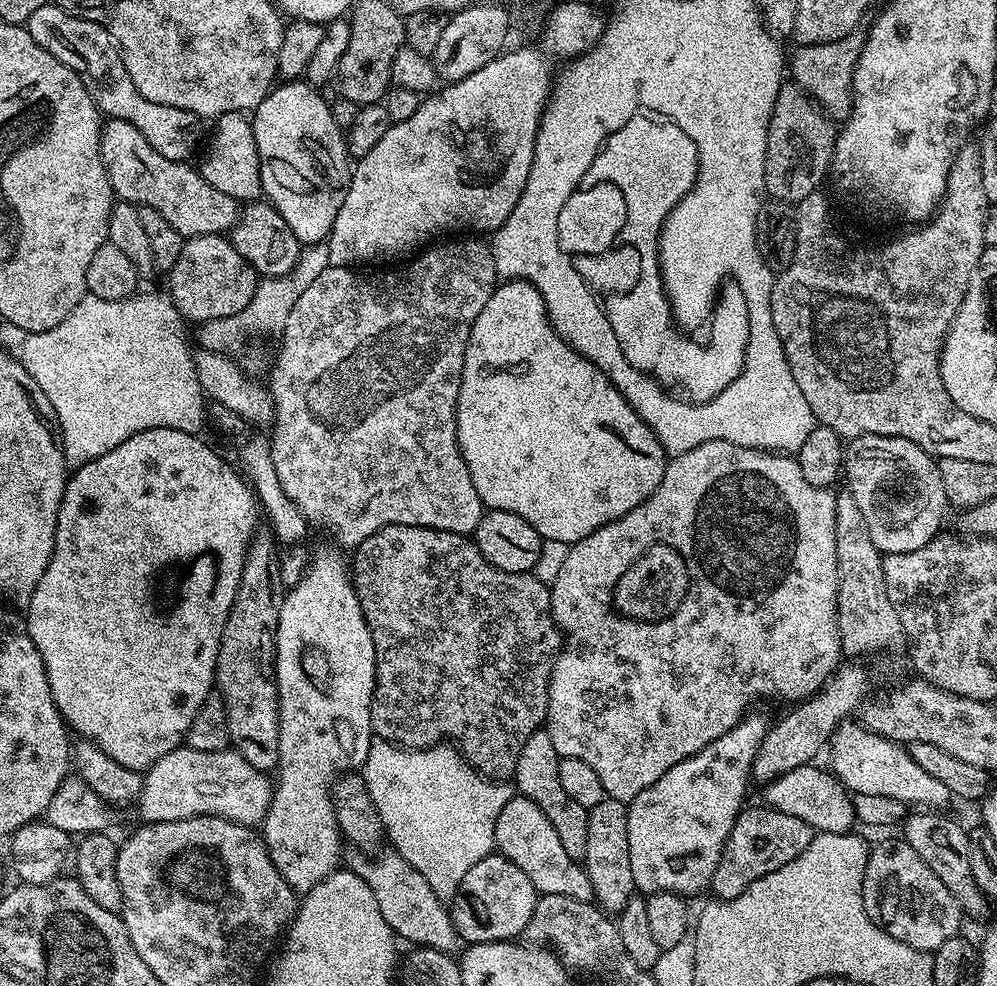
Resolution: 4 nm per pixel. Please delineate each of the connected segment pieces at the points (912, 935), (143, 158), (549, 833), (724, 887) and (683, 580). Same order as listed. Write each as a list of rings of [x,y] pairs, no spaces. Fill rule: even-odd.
[[[903,838],[884,840],[869,851],[862,898],[866,914],[874,923],[890,938],[898,938],[898,942],[906,942],[914,950],[935,954],[942,942],[961,931],[962,913],[954,894],[942,886],[942,878],[918,858],[918,853]]]
[[[109,119],[101,127],[100,153],[113,193],[121,201],[158,210],[158,214],[162,214],[162,218],[166,218],[166,222],[170,222],[170,226],[174,226],[174,230],[178,230],[178,234],[185,238],[231,233],[232,227],[240,218],[242,208],[237,200],[212,188],[199,170],[191,168],[191,163],[162,158],[162,154],[158,154],[158,150],[154,150],[154,146],[150,146],[150,142],[146,142],[146,138],[142,138],[142,134],[138,134],[138,130],[130,126],[130,122]]]
[[[513,795],[512,800],[502,806],[502,814],[498,814],[496,823],[495,851],[514,862],[514,866],[518,866],[518,870],[522,870],[522,874],[526,874],[526,878],[534,882],[537,893],[546,896],[562,894],[575,900],[592,900],[590,878],[583,863],[566,854],[554,826],[550,826],[546,819],[546,814],[542,814],[542,810],[538,810],[538,806],[525,796]]]
[[[767,806],[759,807],[745,807],[726,838],[726,846],[718,862],[718,870],[714,870],[710,889],[715,899],[738,898],[738,894],[742,894],[750,882],[786,866],[786,862],[794,862],[794,858],[798,858],[798,854],[810,846],[814,830],[802,822],[802,818],[794,818],[794,814],[782,814]]]
[[[655,544],[634,561],[622,578],[618,578],[612,602],[616,611],[627,620],[665,620],[682,606],[689,590],[688,567],[682,554],[678,554],[674,546]]]

